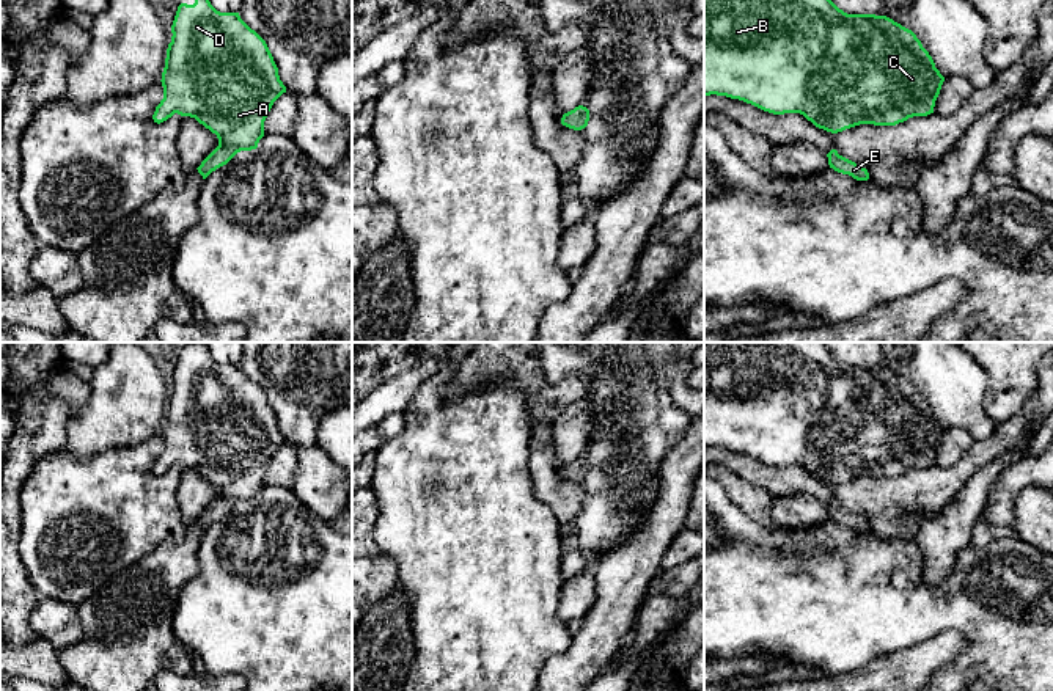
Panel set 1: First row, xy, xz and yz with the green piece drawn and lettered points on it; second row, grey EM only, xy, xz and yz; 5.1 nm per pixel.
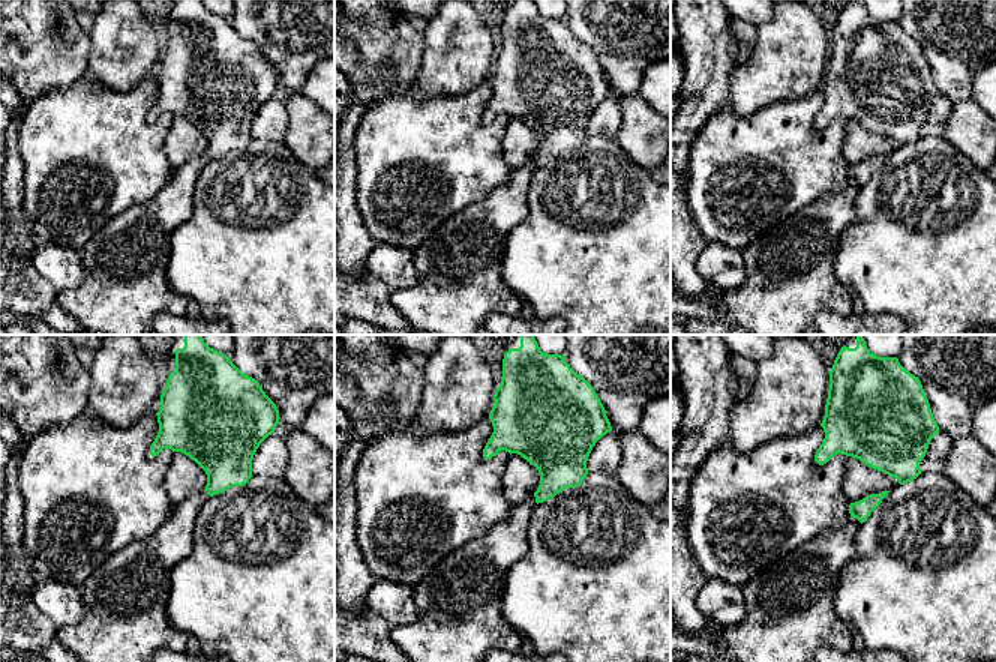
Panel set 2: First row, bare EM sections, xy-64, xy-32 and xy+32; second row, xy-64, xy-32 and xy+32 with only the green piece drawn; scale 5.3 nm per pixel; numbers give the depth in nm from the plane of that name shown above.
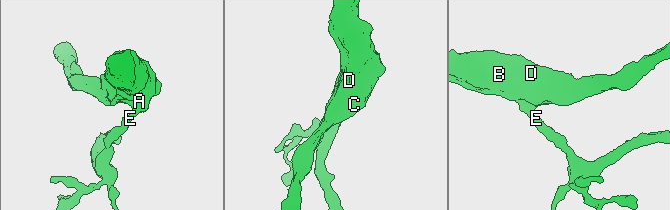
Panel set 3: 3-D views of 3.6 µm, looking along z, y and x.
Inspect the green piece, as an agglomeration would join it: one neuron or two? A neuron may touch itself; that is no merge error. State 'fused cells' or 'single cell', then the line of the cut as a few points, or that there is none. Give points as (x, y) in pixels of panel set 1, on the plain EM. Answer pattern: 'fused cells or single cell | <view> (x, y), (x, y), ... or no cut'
single cell | no cut

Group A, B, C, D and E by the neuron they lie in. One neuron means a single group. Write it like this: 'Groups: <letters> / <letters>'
Groups: A B C D E

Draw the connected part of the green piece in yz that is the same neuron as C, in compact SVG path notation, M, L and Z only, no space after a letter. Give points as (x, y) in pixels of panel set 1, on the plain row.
M704 342L704 448L739 451L773 466L800 465L816 479L831 485L860 476L896 477L913 468L934 465L945 429L916 386L886 367L847 366L824 342Z

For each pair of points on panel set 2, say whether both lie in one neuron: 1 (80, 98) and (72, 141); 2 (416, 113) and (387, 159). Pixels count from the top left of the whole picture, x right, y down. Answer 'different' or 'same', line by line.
1: same
2: same

